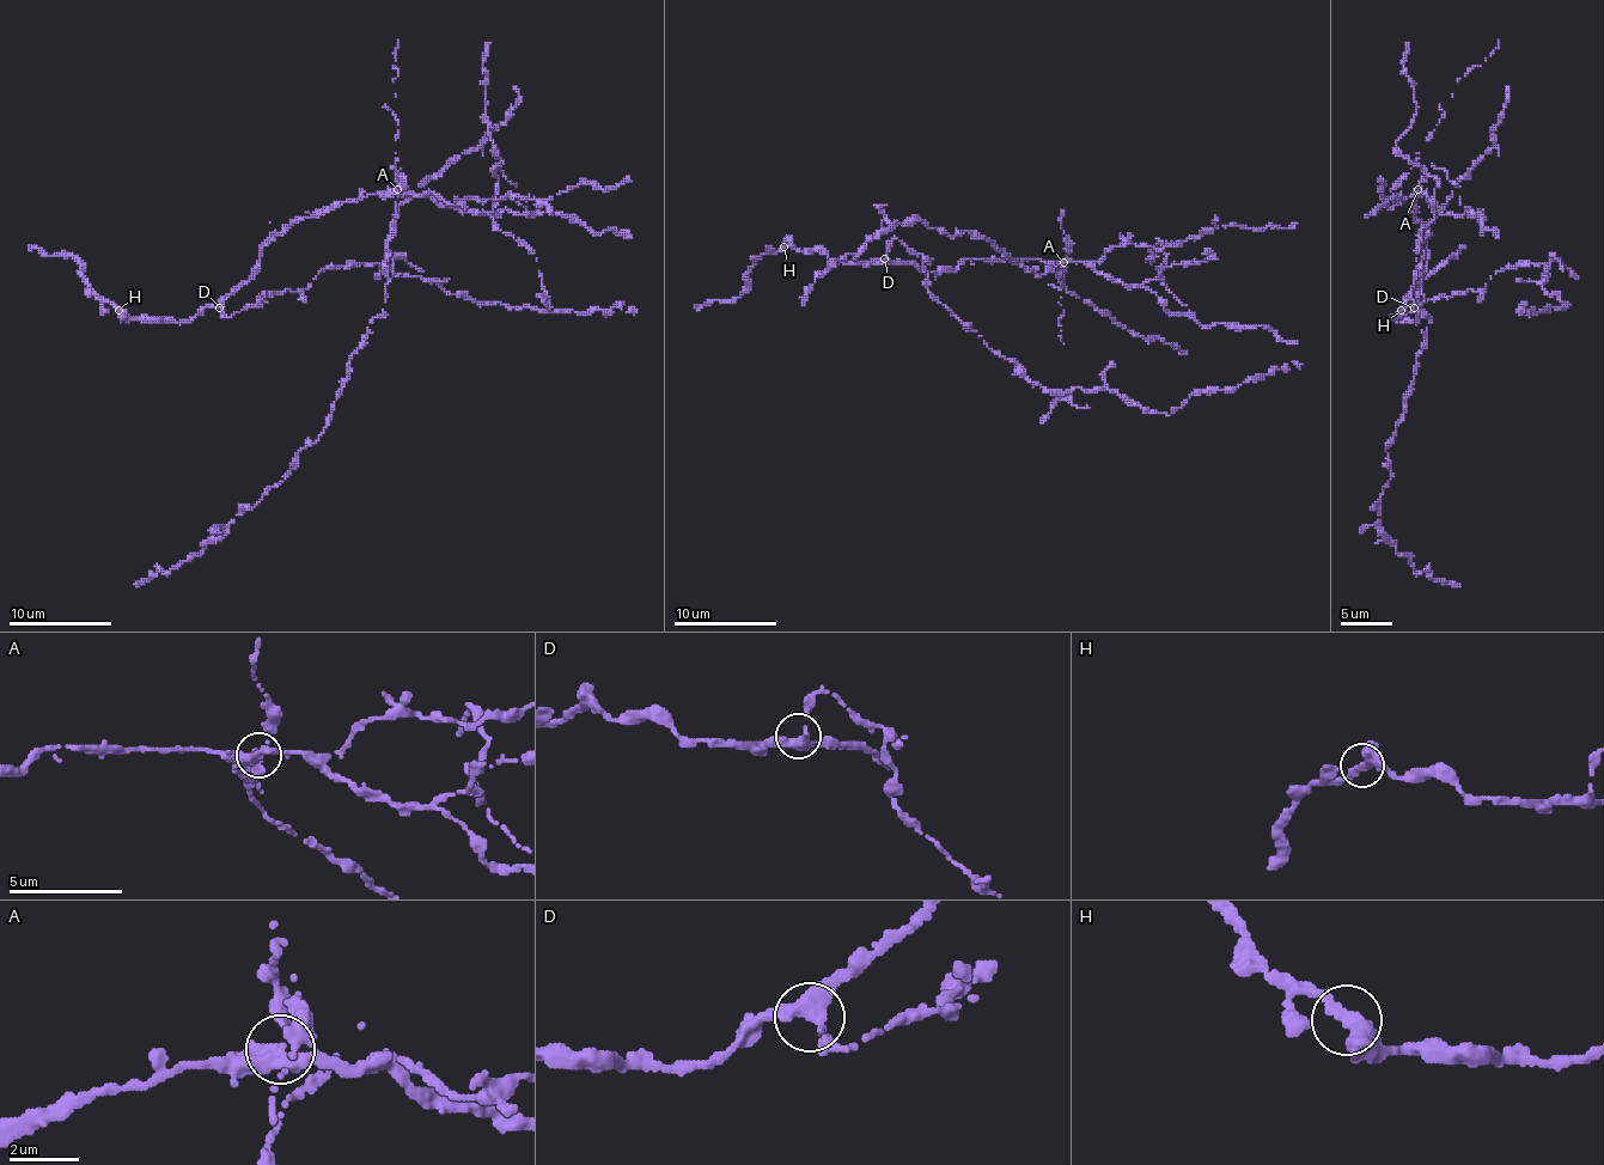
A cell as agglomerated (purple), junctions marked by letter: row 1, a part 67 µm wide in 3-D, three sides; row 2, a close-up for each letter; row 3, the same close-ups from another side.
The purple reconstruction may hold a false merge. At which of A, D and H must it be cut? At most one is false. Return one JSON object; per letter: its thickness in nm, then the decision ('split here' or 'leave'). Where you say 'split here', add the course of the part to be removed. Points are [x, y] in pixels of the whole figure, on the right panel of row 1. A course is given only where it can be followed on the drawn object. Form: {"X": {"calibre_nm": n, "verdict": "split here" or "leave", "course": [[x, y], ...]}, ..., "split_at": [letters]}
{"A": {"calibre_nm": 340, "verdict": "split here", "course": [[1416, 189], [1423, 174], [1416, 153], [1439, 122], [1441, 109], [1459, 79], [1490, 55], [1499, 41]]}, "D": {"calibre_nm": 360, "verdict": "leave"}, "H": {"calibre_nm": 360, "verdict": "leave"}, "split_at": ["A"]}

